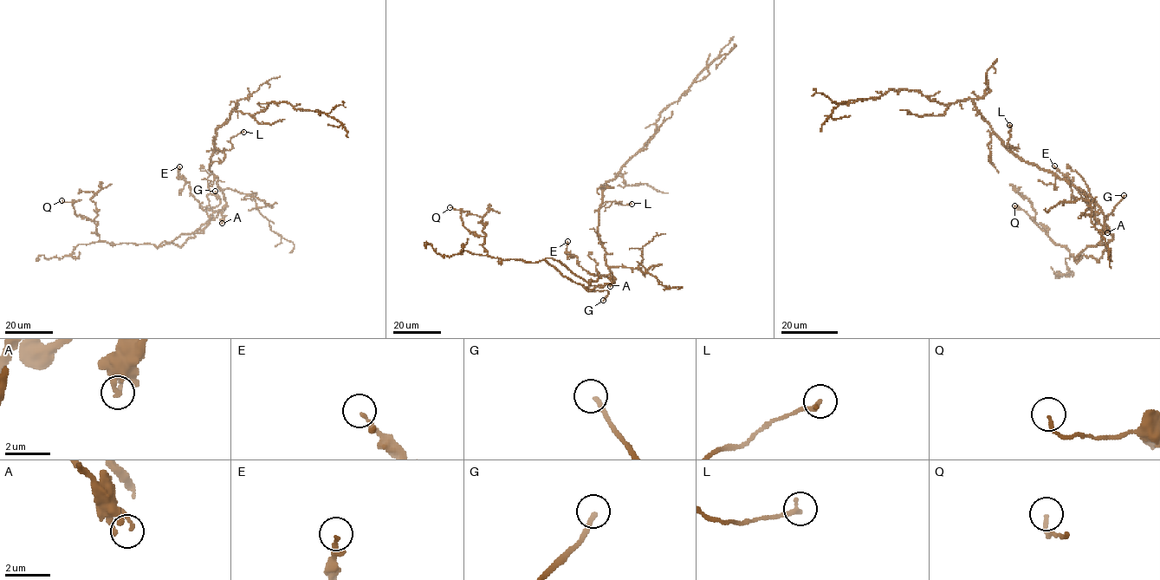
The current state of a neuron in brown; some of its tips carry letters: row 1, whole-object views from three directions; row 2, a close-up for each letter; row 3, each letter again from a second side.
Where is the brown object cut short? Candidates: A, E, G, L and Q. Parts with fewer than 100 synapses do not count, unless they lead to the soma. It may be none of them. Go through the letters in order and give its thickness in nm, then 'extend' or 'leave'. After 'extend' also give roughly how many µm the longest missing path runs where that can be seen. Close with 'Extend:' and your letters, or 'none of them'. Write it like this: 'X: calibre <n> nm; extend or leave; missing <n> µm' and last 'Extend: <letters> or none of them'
A: calibre 150 nm; leave
E: calibre 180 nm; leave
G: calibre 200 nm; extend; missing 45 µm
L: calibre 240 nm; leave
Q: calibre 150 nm; leave
Extend: G

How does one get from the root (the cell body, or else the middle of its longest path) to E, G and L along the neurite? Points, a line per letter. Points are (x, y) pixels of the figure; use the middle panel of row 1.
E: (603, 244), (613, 280), (588, 290), (545, 260), (595, 282), (567, 241)
G: (603, 244), (605, 265), (613, 280), (610, 283), (588, 288), (590, 290), (606, 290), (608, 294), (603, 300)
L: (603, 244), (598, 235), (599, 206), (608, 201), (631, 204)

